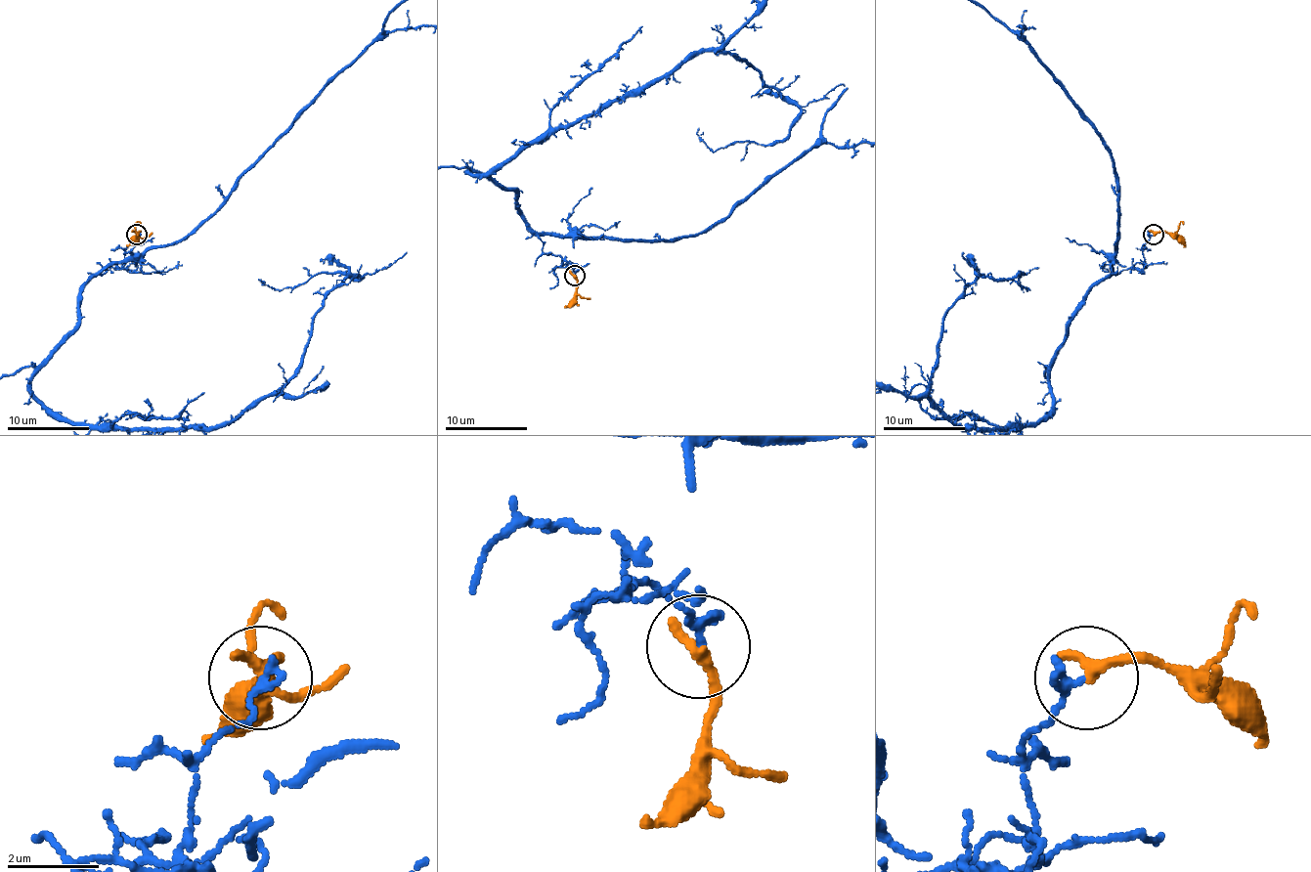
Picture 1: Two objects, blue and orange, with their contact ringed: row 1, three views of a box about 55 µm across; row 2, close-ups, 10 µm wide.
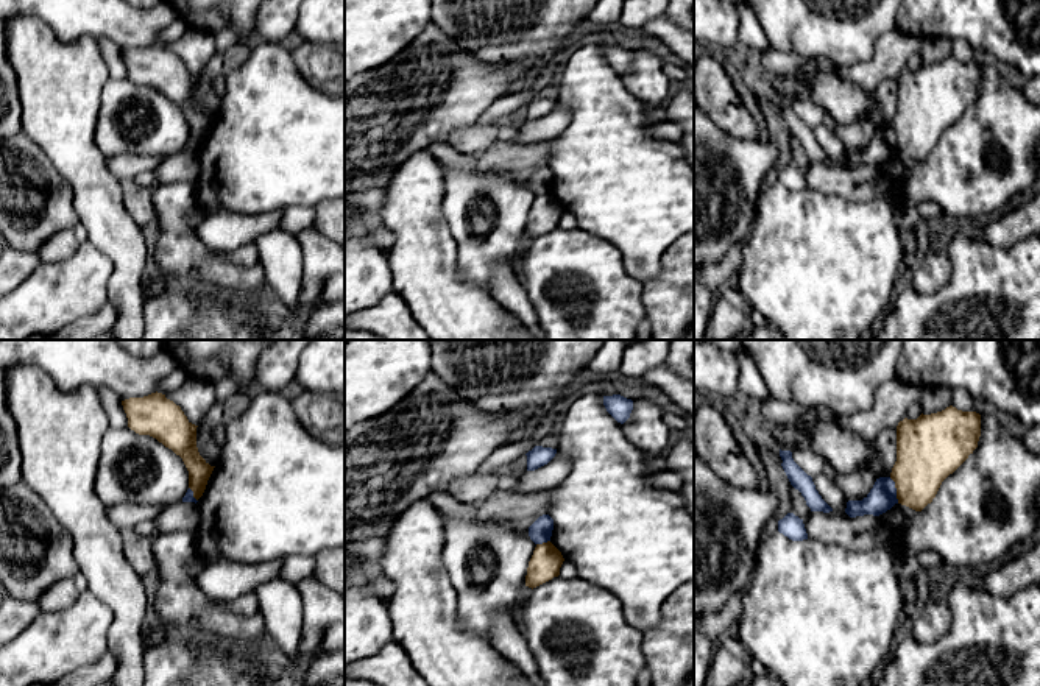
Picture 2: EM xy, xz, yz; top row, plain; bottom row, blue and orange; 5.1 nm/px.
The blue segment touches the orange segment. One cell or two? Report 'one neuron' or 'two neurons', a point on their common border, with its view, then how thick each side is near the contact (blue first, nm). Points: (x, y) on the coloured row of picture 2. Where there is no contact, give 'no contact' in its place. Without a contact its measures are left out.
two neurons | yz (895, 490) | 140/320 nm

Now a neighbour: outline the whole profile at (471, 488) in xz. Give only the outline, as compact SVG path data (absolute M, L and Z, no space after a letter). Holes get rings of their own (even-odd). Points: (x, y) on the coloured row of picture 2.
M501 471L490 476L472 472L465 477L457 477L449 485L449 494L463 504L482 502L496 491L496 485L501 477Z

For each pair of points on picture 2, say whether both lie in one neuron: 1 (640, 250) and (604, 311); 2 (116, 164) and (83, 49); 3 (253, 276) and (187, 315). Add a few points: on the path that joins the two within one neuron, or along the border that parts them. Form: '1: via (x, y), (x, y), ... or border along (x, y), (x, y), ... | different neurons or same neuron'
1: border along (607, 239), (619, 251), (621, 264), (641, 282) | different neurons
2: border along (106, 158), (106, 166), (123, 181) | different neurons
3: border along (222, 292), (250, 300) | different neurons

